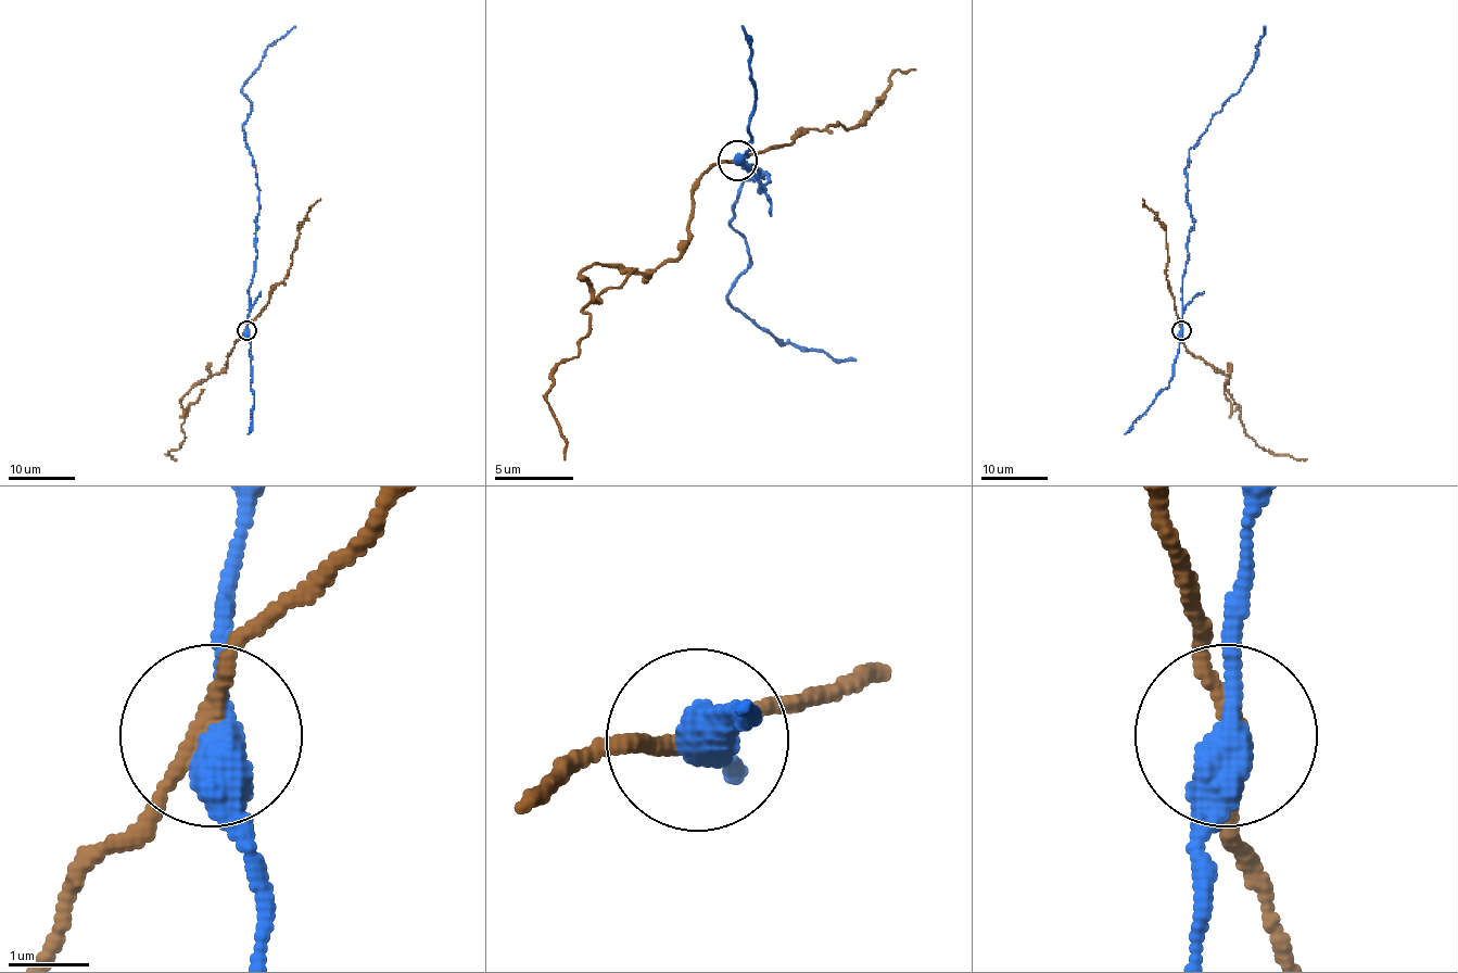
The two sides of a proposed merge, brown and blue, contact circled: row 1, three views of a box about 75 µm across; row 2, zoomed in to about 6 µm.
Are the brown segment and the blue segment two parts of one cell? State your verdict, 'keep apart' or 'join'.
keep apart

